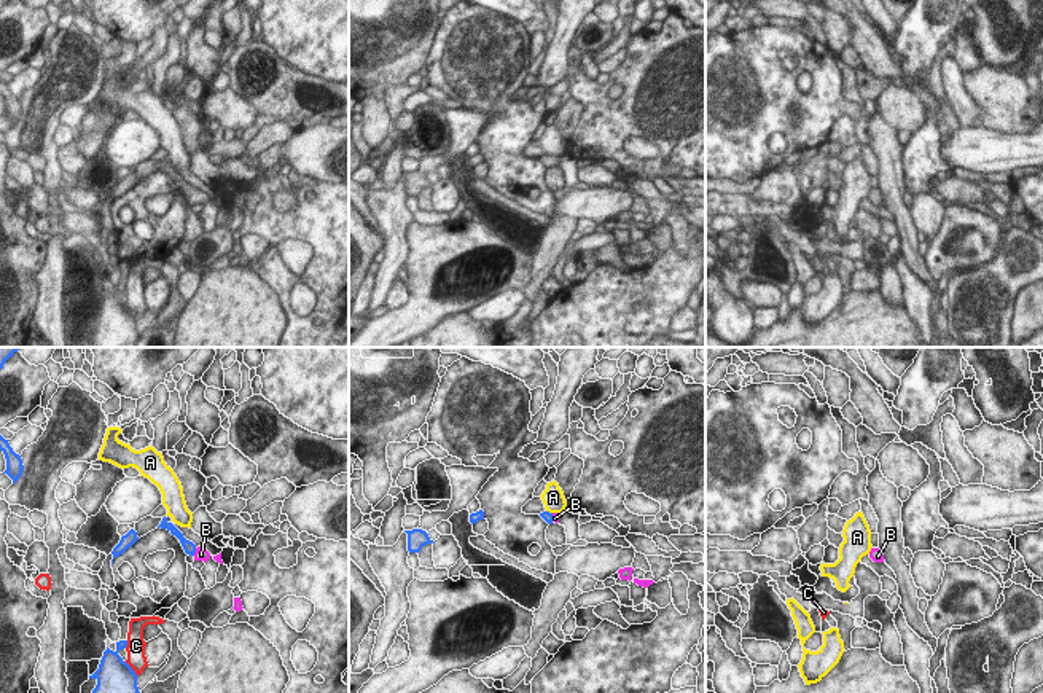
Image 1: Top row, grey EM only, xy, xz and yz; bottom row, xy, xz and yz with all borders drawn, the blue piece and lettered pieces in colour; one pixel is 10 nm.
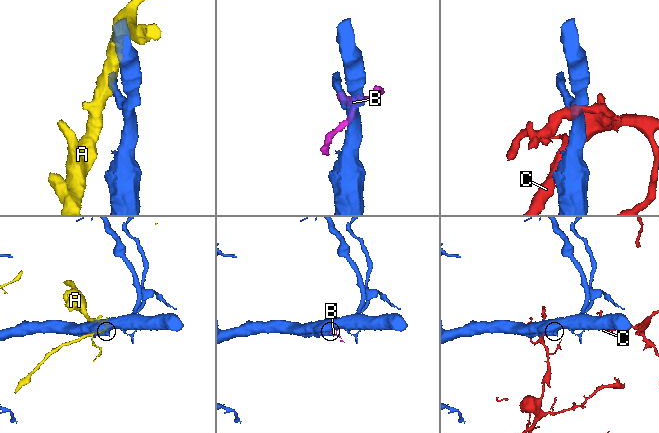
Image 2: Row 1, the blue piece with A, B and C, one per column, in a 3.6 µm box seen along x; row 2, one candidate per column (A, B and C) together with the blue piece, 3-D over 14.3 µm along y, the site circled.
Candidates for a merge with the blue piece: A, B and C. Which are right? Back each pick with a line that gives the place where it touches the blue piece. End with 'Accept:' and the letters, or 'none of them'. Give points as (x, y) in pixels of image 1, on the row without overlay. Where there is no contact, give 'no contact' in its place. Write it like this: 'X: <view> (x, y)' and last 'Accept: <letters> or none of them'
B: xy (195, 195)
Accept: B

